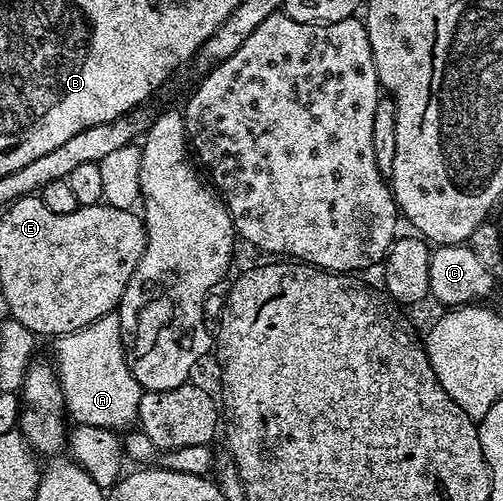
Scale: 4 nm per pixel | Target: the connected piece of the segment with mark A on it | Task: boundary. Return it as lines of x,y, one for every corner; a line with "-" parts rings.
109,311
103,317
96,319
91,325
87,325
83,329
79,329
75,333
67,333
66,335
56,336
52,340
53,343
53,359
55,370
57,373
57,384
61,386
61,392
65,398
65,410
68,418
77,425
95,425
99,429
114,431
116,433
123,432
124,427
134,426
137,423
137,414
139,413
139,401
141,400
142,388
139,381
135,381
135,377
131,373
131,369
127,365
127,357
125,356
125,346
121,340
121,317
117,311

